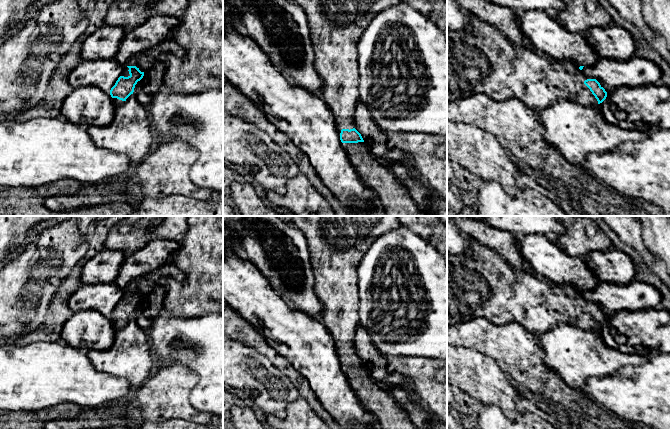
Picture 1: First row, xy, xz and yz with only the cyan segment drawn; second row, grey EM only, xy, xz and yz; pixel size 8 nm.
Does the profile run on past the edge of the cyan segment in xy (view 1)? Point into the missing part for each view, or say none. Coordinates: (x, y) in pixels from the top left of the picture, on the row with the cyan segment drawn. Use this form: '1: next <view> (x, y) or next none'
1: next xy (118, 102)

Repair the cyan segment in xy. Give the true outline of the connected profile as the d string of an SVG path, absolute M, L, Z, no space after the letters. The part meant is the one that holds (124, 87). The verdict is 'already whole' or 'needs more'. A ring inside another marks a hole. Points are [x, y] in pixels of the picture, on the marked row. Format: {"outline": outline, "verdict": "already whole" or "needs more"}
{"outline": "M127 66L124 73L118 78L115 85L110 90L110 95L116 106L121 105L126 99L133 94L135 85L144 76L136 66Z", "verdict": "needs more"}

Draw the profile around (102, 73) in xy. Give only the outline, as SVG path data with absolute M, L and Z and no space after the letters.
M115 59L83 60L69 73L68 80L73 88L93 86L110 93L125 68Z

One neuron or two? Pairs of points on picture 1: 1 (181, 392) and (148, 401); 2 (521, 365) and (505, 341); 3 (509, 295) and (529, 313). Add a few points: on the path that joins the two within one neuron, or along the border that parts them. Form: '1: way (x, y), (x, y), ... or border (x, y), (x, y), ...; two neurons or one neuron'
1: way (173, 392), (168, 392), (156, 399); one neuron
2: way (521, 359), (511, 347); one neuron
3: way (514, 296), (526, 308); one neuron

